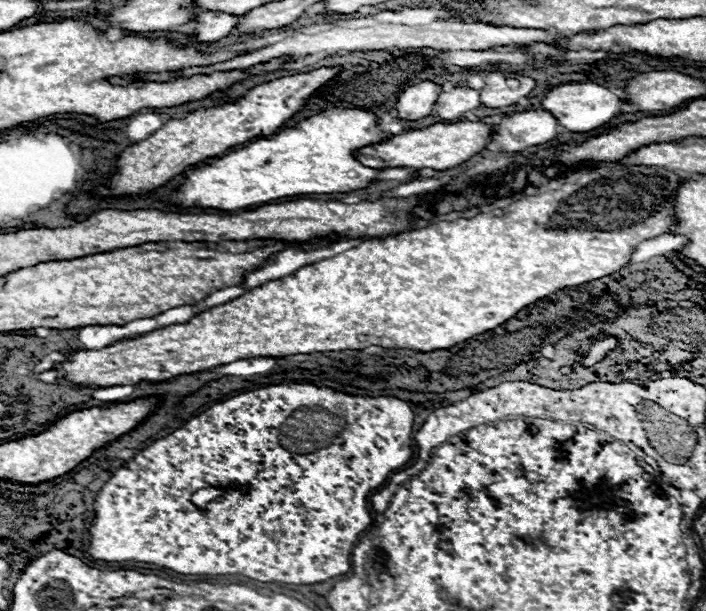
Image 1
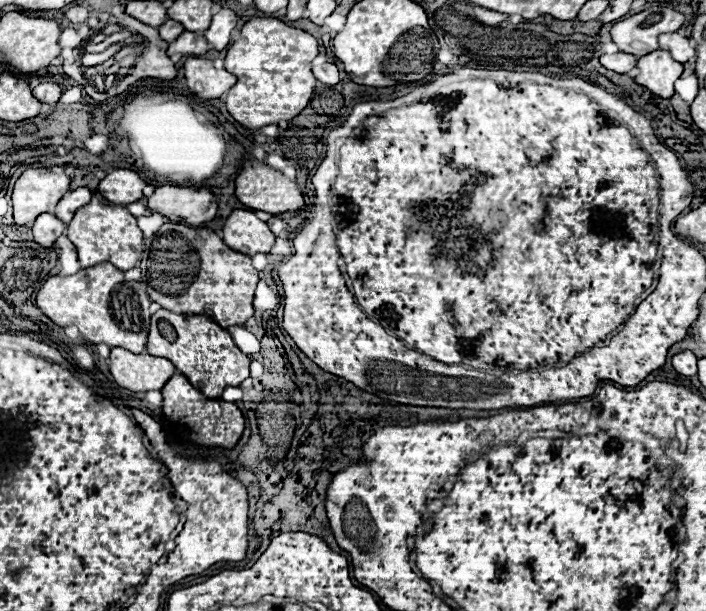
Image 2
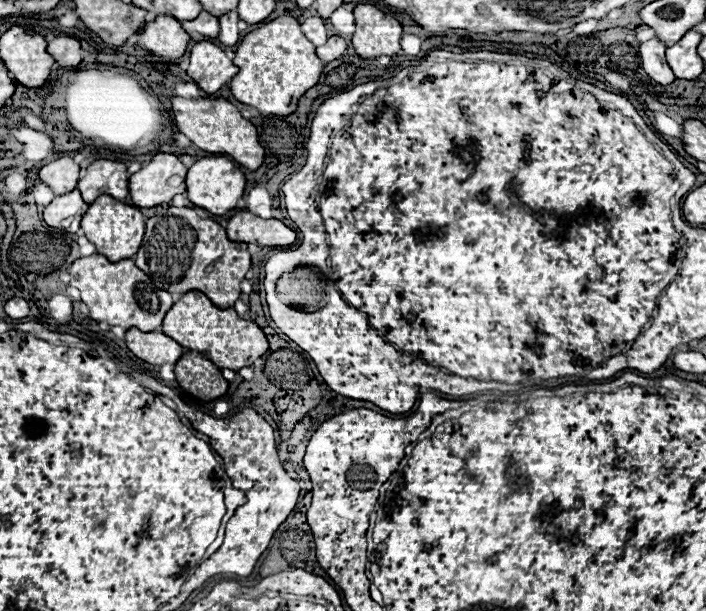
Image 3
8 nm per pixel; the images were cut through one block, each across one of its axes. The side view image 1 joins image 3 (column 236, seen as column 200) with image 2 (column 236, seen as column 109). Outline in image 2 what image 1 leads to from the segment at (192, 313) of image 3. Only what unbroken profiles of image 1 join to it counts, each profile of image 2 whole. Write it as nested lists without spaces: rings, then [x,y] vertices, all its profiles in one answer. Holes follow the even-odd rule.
[[[158,310],[156,314],[152,314],[146,350],[152,356],[168,358],[176,366],[176,370],[180,370],[194,386],[198,386],[206,394],[206,398],[220,398],[226,386],[240,386],[240,382],[250,376],[250,358],[238,350],[228,330],[220,328],[206,316],[188,316]]]

